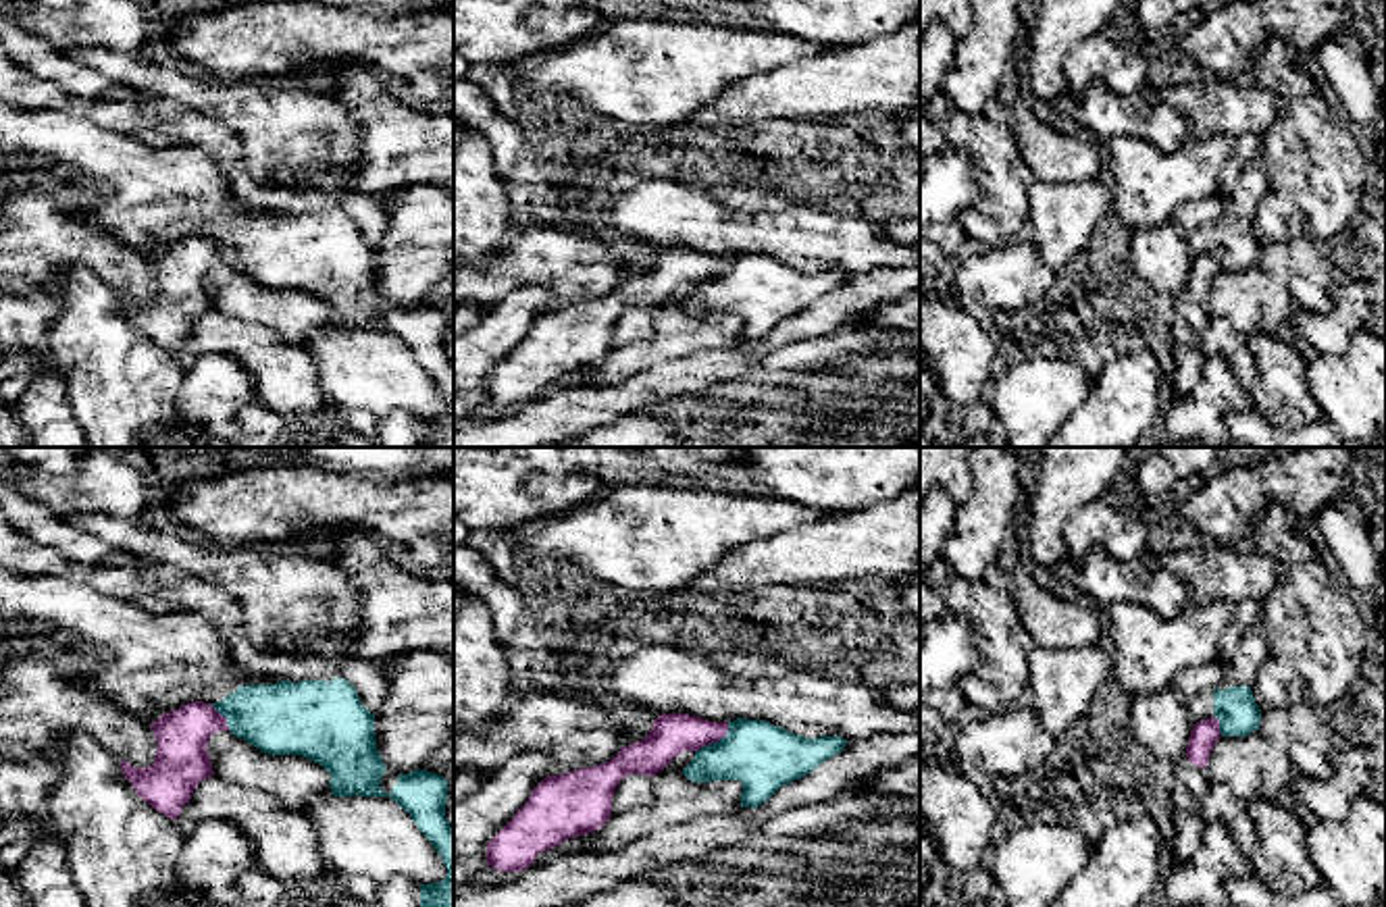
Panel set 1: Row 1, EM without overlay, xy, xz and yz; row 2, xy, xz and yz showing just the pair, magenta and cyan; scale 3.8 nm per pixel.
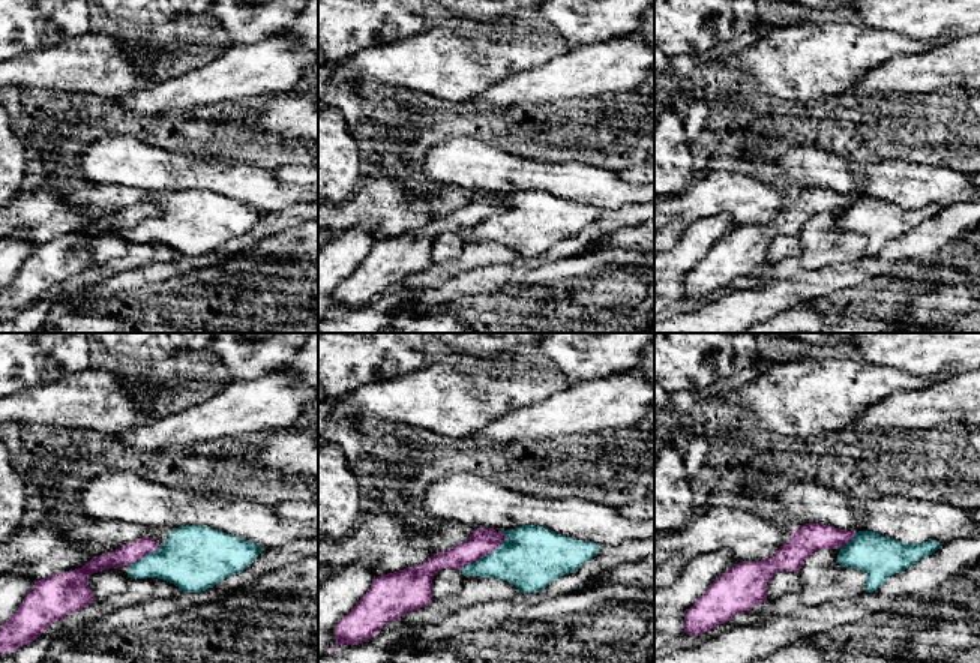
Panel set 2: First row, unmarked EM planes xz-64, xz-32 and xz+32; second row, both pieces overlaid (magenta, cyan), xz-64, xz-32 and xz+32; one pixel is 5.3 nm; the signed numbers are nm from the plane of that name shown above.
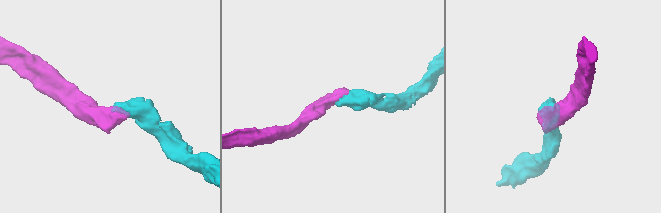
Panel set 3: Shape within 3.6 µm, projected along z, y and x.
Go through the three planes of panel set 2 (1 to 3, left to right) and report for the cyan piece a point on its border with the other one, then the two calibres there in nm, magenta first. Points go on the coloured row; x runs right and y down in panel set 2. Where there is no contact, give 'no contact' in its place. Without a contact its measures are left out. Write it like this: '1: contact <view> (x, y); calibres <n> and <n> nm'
1: contact xz-64 (144, 555); calibres 110 and 340 nm
2: contact xz-32 (485, 555); calibres 140 and 340 nm
3: contact xz+32 (850, 540); calibres 160 and 220 nm

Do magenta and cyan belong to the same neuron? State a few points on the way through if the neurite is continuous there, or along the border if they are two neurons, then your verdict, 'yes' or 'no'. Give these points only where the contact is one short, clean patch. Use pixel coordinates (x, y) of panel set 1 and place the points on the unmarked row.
border xz (729, 258), (723, 271), (696, 286); no

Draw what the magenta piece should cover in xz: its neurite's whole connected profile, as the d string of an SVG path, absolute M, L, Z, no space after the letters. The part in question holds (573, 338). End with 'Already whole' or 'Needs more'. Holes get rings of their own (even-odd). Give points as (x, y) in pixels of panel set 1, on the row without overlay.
M662 248L645 273L622 281L610 295L543 312L529 335L489 374L487 399L499 406L522 406L539 387L599 364L612 352L612 331L622 312L656 310L676 289L699 285L724 273L726 266L726 256Z. Already whole

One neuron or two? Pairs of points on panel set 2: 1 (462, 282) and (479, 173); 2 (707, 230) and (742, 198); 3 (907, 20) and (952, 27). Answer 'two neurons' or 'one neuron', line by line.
1: two neurons
2: two neurons
3: one neuron

